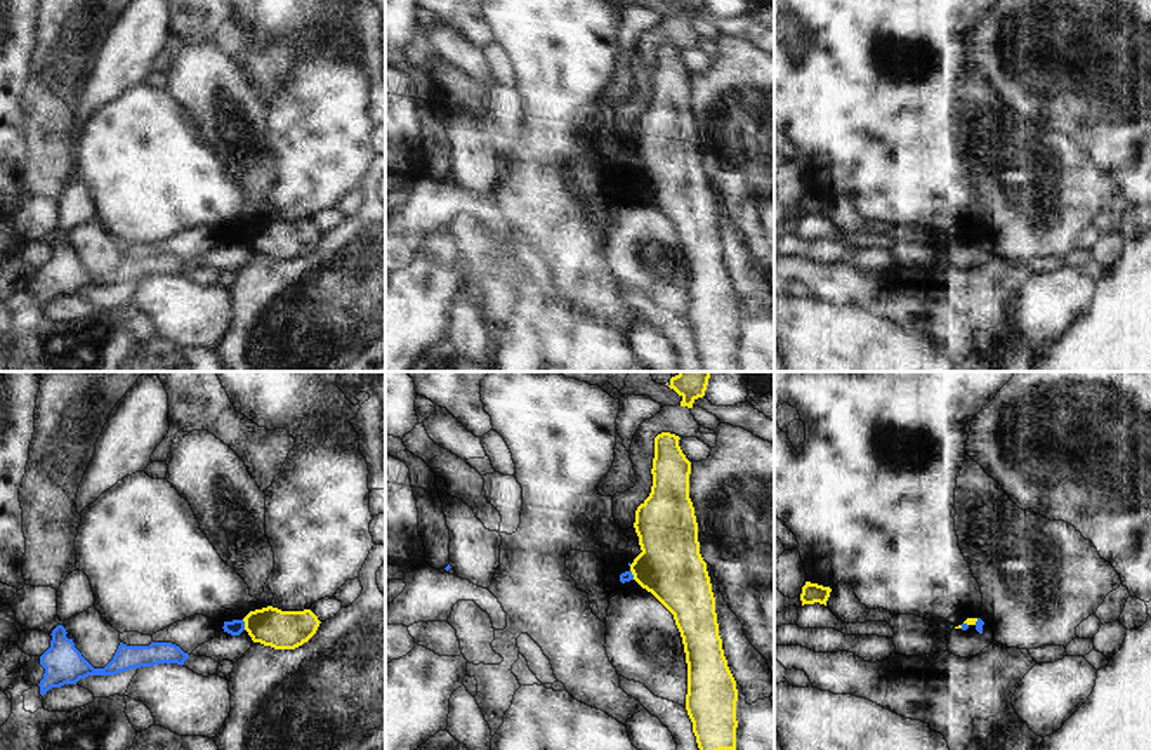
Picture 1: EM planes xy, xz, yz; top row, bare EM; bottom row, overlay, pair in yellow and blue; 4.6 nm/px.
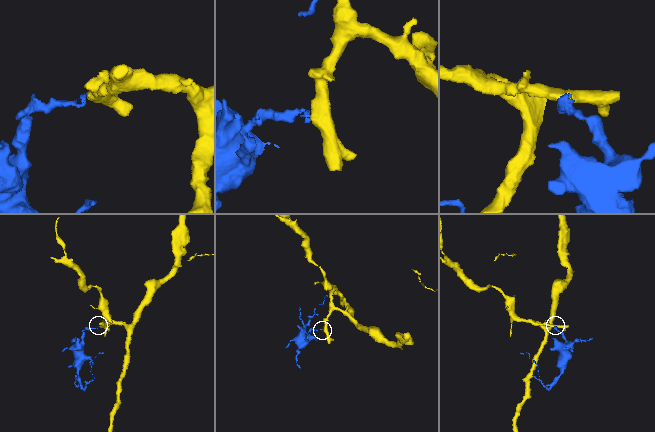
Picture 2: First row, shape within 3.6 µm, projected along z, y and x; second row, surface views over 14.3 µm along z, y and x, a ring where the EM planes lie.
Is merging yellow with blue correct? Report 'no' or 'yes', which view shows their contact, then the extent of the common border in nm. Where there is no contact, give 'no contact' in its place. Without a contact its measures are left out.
no | xy | 50 nm

